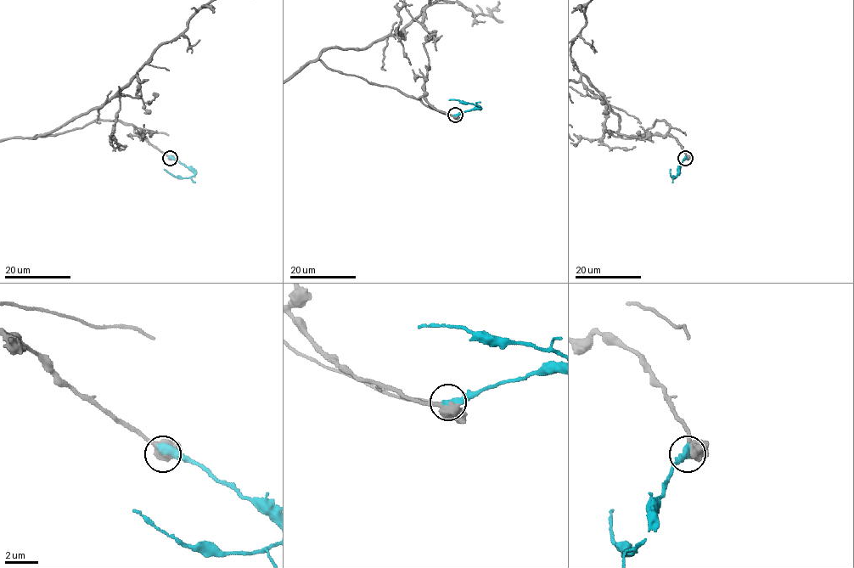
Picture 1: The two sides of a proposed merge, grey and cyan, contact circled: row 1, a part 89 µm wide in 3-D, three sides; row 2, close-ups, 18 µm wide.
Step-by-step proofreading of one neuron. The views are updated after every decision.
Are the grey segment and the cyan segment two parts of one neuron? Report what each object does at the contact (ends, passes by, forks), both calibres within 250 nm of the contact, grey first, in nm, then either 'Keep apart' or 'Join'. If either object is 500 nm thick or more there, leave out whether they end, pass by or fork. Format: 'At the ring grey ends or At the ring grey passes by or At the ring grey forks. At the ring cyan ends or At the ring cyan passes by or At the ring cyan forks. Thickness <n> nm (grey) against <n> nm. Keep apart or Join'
Thickness 550 nm (grey) against 550 nm. Join

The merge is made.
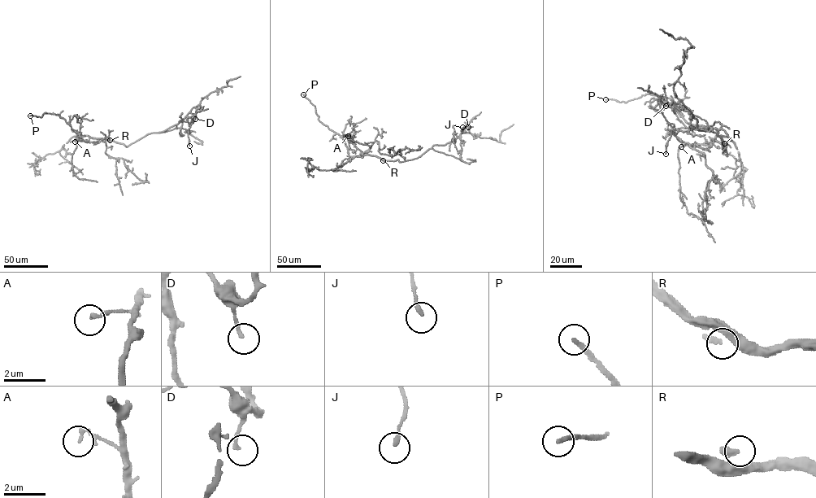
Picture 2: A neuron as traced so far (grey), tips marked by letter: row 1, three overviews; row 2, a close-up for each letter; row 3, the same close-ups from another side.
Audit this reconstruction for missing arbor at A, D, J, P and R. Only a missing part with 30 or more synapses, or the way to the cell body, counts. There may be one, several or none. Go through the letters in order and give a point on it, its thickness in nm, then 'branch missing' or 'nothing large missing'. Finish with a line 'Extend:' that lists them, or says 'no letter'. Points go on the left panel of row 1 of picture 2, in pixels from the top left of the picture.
A: (75, 141) | 160 nm | nothing large missing
D: (195, 119) | 160 nm | nothing large missing
J: (189, 146) | 190 nm | nothing large missing
P: (30, 115) | 240 nm | branch missing
R: (110, 140) | 280 nm | branch missing
Extend: P, R

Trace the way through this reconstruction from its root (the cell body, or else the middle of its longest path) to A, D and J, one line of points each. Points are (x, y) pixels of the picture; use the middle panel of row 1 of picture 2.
A: (402, 162), (384, 160), (362, 153), (348, 136)
D: (402, 162), (417, 158), (435, 145), (453, 141), (466, 125), (468, 127)
J: (402, 162), (417, 158), (435, 145), (453, 141), (467, 124), (461, 131), (462, 127)

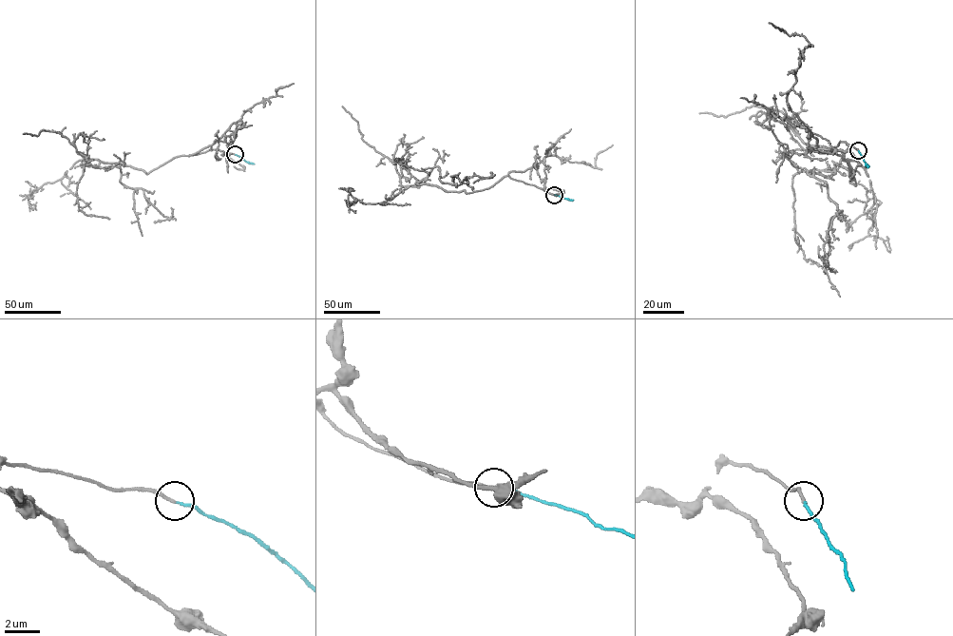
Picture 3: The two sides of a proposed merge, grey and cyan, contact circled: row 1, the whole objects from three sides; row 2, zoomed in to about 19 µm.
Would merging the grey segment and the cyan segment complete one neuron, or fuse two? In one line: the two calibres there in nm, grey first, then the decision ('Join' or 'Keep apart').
Thickness 160 nm (grey) against 140 nm. Join

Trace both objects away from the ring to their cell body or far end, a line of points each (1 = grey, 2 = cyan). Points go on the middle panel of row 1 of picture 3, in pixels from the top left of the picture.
1: (554, 195), (507, 175), (467, 193), (418, 182), (436, 166), (440, 181), (452, 184), (489, 177), (473, 183)
2: (554, 195), (573, 200)

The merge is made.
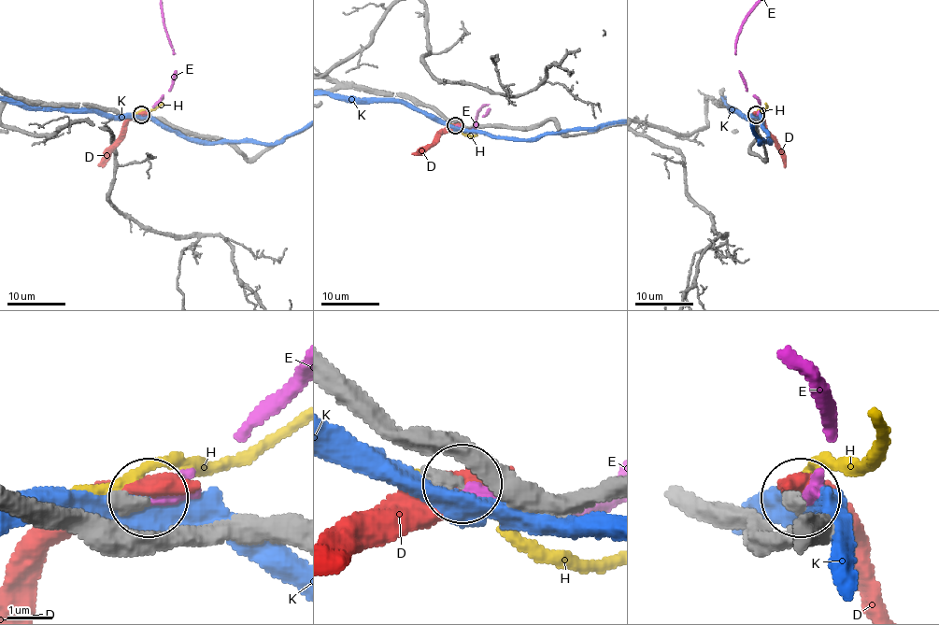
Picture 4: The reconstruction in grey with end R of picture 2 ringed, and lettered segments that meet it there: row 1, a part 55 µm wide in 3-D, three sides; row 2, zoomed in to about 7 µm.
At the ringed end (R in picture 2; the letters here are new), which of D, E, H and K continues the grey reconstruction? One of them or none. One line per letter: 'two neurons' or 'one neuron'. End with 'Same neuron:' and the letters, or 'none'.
D: two neurons
E: one neuron
H: two neurons
K: two neurons
Same neuron: E

